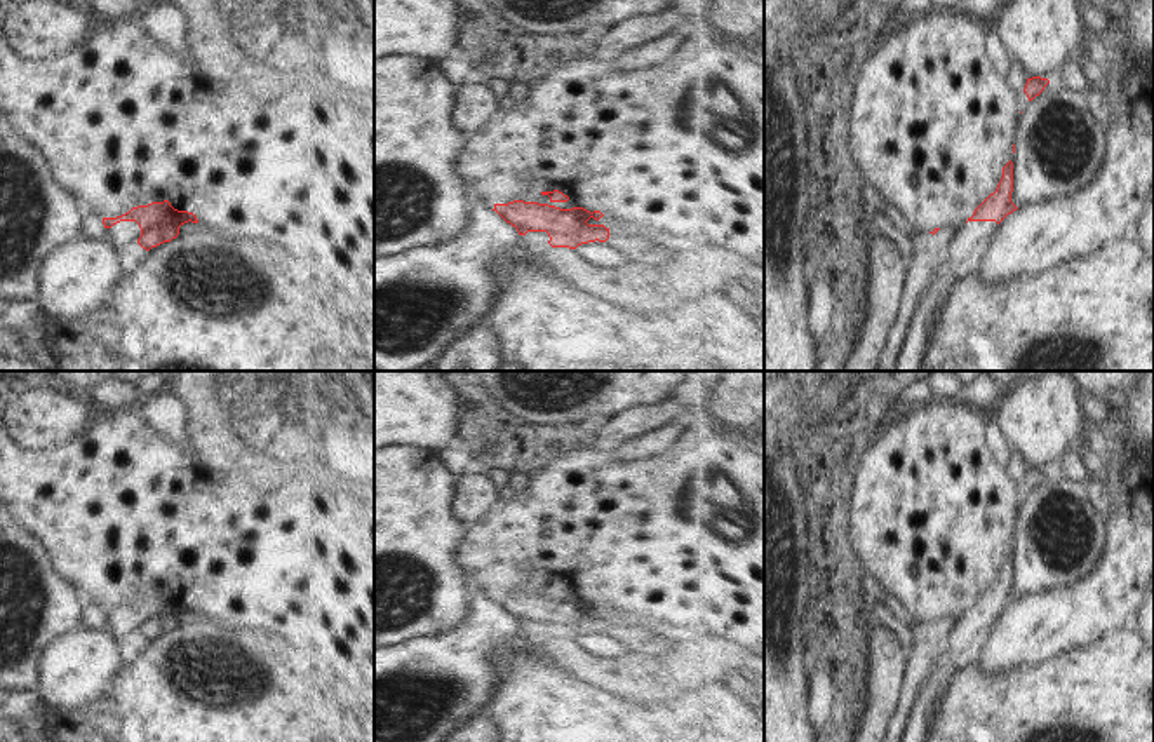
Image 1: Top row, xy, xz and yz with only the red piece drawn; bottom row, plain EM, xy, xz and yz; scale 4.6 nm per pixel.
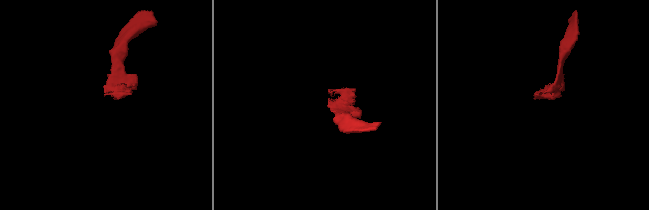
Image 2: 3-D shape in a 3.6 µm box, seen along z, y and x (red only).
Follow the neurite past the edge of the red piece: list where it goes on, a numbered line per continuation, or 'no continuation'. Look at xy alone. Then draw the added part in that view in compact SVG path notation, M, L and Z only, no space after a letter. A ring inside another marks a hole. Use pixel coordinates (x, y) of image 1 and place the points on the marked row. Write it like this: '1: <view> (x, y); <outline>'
1: xy (122, 234); M120 221L108 228L106 240L111 244L118 256L124 254L129 244L138 242L141 228L136 221Z

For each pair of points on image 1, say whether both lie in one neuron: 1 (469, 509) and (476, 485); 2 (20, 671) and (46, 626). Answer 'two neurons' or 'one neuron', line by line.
1: one neuron
2: one neuron

